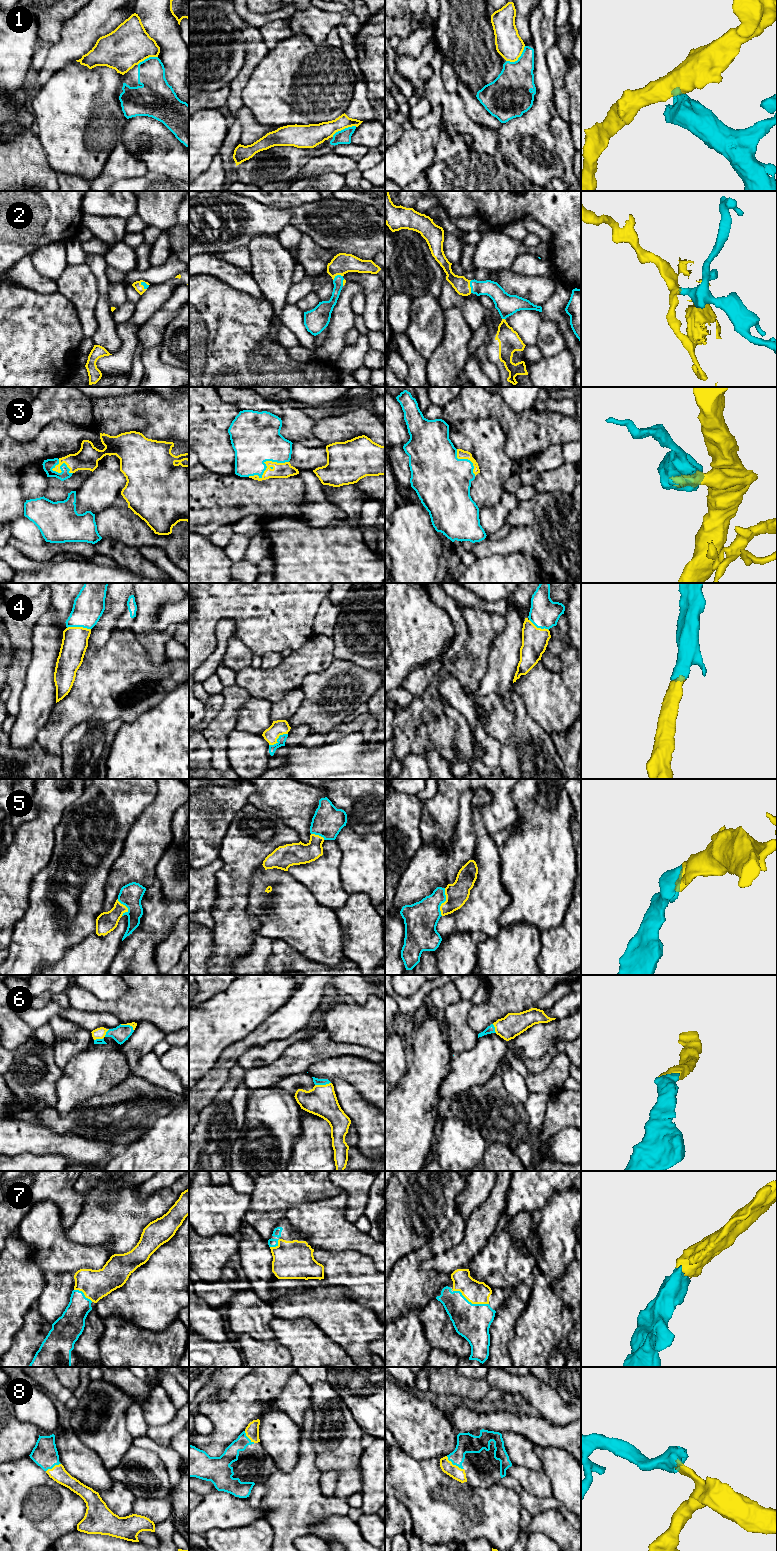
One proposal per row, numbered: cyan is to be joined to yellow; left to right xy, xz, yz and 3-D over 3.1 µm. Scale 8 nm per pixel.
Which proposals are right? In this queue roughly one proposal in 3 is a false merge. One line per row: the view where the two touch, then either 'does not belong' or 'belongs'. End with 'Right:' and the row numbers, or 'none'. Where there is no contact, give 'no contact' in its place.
1: meets yellow in yz; does not belong
2: meets yellow in yz; belongs
3: meets yellow in xz; belongs
4: meets yellow in xy; belongs
5: meets yellow in yz; belongs
6: meets yellow in xz; belongs
7: meets yellow in yz; belongs
8: meets yellow in yz; belongs
Right: 2, 3, 4, 5, 6, 7, 8

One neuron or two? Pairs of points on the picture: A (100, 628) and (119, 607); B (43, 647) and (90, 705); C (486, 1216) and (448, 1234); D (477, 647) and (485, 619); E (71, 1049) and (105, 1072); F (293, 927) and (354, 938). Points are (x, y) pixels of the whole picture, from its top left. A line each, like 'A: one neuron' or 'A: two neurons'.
A: one neuron
B: two neurons
C: two neurons
D: one neuron
E: two neurons
F: two neurons

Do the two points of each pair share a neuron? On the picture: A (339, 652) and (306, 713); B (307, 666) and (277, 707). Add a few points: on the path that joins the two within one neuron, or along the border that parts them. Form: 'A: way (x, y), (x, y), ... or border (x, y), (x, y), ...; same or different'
A: border (335, 658), (350, 660), (358, 665); different
B: border (300, 687), (290, 689), (273, 703); different

